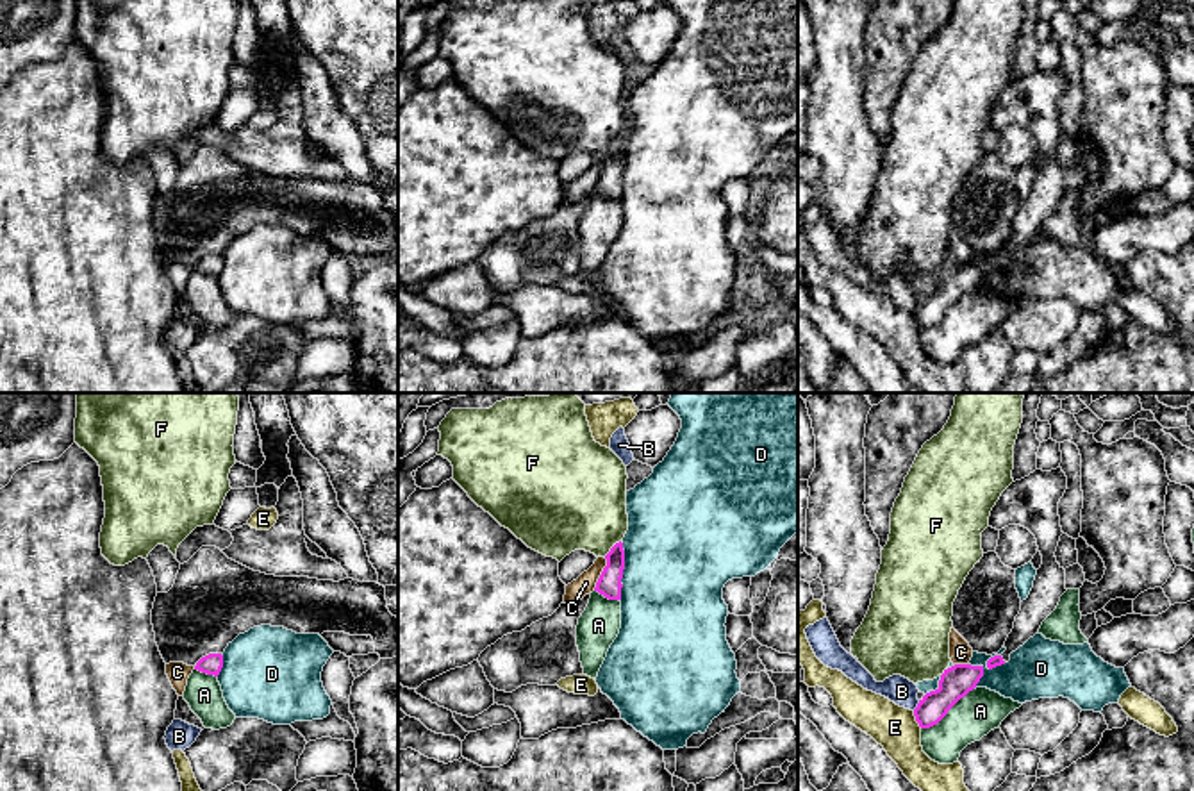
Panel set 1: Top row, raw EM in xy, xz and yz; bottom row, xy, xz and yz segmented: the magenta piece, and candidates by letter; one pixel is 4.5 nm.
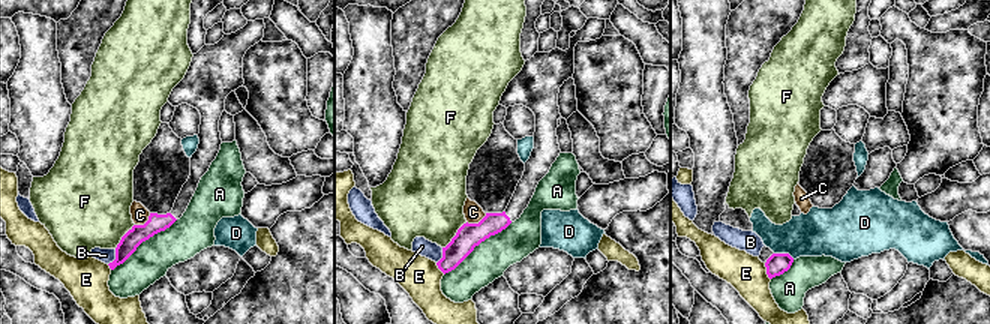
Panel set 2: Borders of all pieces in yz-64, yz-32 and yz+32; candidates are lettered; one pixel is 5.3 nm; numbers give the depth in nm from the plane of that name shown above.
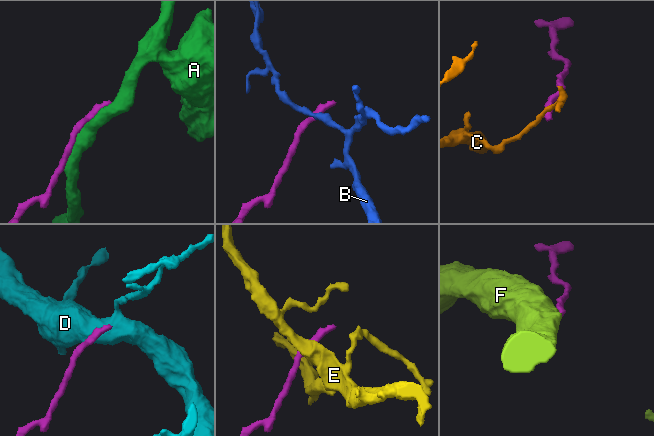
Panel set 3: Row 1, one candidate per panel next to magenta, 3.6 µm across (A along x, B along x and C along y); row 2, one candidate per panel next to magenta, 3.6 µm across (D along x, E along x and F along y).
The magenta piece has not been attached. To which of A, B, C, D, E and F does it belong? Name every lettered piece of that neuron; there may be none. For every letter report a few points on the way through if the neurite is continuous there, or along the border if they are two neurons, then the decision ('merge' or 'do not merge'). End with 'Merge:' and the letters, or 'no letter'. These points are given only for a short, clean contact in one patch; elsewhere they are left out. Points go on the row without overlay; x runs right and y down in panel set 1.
A: do not merge
B: border along yz (920, 300), (912, 309); do not merge
C: border along xz (605, 158), (605, 166), (593, 190); do not merge
D: do not merge
E: border along yz (912, 311), (921, 327); do not merge
F: border along xz (620, 140), (604, 156); do not merge
Merge: no letter

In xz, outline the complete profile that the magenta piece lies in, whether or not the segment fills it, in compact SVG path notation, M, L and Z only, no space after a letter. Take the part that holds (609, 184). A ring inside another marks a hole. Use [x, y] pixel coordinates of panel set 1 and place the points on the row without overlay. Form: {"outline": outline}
{"outline": "M616 143L610 152L605 155L607 166L603 168L594 191L603 195L609 200L621 200L621 179L625 170L625 150L623 143Z"}

